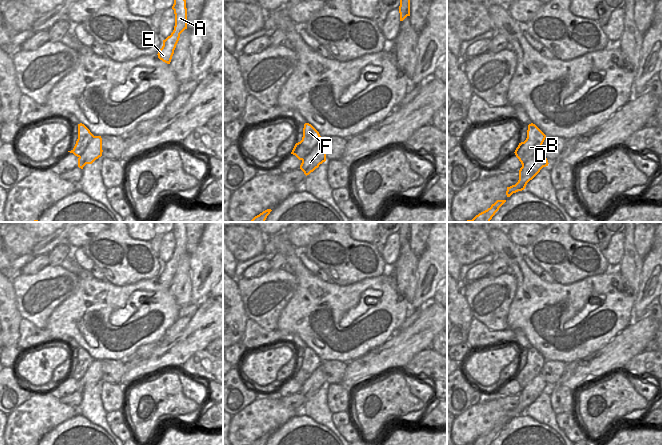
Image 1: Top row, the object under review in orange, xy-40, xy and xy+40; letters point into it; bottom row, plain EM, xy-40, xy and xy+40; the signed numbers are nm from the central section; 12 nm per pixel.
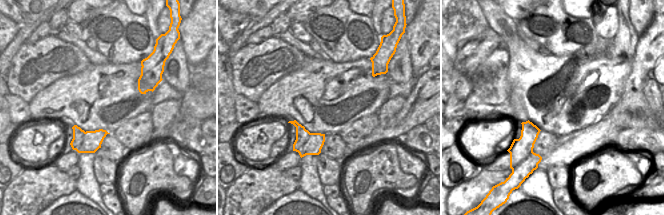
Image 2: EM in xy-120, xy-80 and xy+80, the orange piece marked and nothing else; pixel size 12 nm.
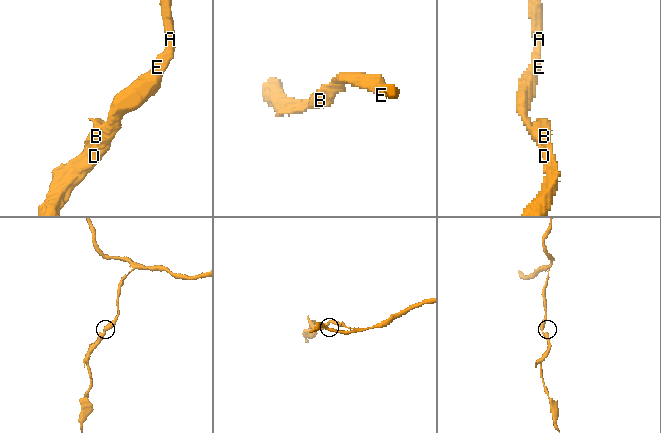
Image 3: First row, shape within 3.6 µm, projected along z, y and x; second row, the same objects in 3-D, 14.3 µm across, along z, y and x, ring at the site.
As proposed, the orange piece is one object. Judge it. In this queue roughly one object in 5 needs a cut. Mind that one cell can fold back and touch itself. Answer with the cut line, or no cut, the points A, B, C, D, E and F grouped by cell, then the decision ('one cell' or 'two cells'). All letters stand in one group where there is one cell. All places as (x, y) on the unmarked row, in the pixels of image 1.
no cut | A B C D E F | one cell

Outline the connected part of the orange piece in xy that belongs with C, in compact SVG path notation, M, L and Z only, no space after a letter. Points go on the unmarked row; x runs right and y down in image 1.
M304 348L302 364L295 368L291 378L302 385L300 393L306 400L326 385L322 361L311 348Z

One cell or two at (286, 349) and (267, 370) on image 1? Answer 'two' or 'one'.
one

